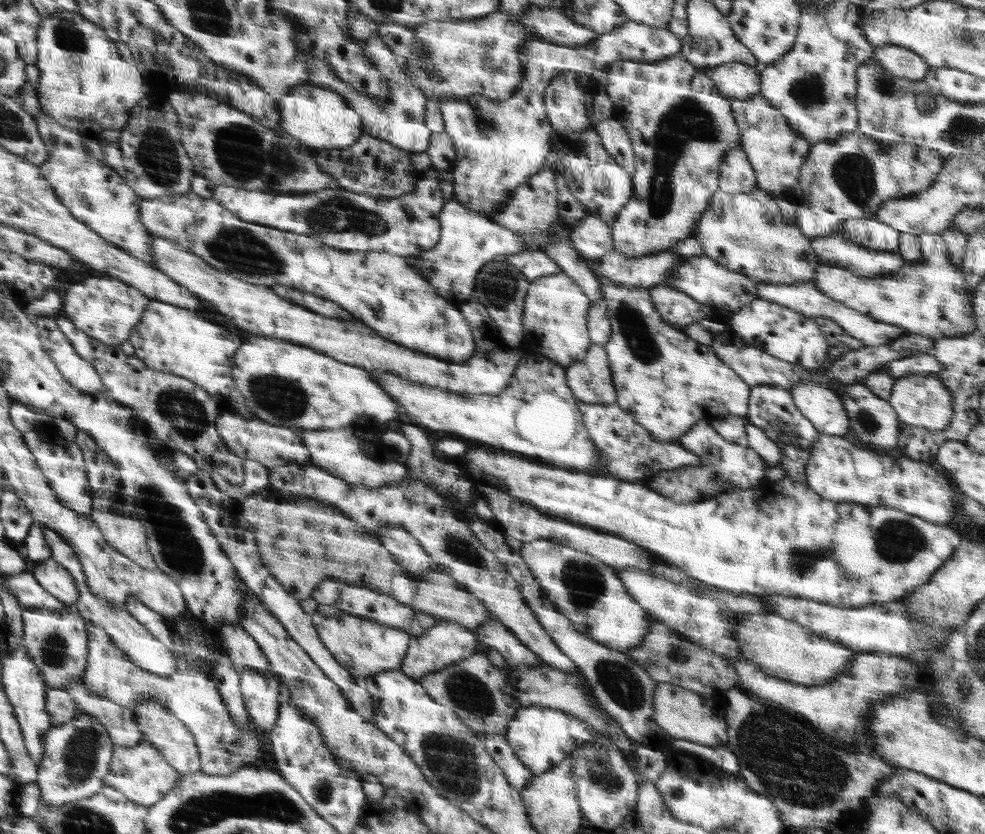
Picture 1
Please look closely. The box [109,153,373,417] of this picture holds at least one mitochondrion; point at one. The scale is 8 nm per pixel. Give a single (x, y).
(239, 249)

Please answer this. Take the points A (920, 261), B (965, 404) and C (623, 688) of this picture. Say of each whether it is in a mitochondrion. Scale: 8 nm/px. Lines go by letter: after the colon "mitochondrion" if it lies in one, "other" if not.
A: other
B: other
C: mitochondrion

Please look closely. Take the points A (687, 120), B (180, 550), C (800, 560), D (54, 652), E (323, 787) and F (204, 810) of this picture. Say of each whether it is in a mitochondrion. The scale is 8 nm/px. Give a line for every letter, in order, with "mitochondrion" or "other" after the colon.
A: mitochondrion
B: mitochondrion
C: mitochondrion
D: mitochondrion
E: mitochondrion
F: mitochondrion

